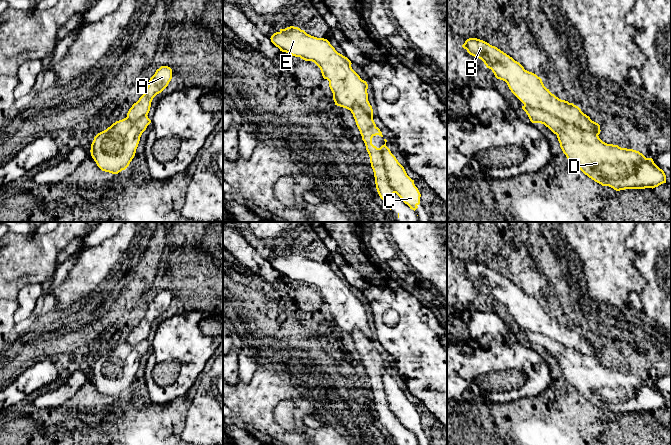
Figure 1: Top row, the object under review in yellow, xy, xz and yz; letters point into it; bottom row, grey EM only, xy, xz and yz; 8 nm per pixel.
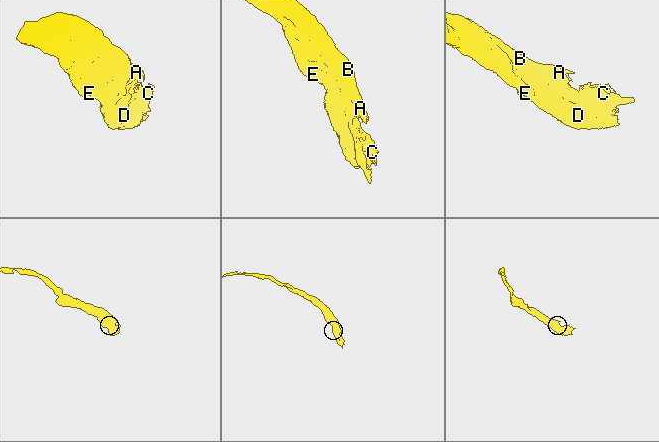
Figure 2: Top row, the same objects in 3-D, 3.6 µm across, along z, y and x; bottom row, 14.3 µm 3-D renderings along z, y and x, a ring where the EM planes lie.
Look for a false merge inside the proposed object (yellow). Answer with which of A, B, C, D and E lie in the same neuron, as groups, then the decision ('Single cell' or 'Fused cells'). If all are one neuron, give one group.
Groups: A B / C D E. Fused cells

